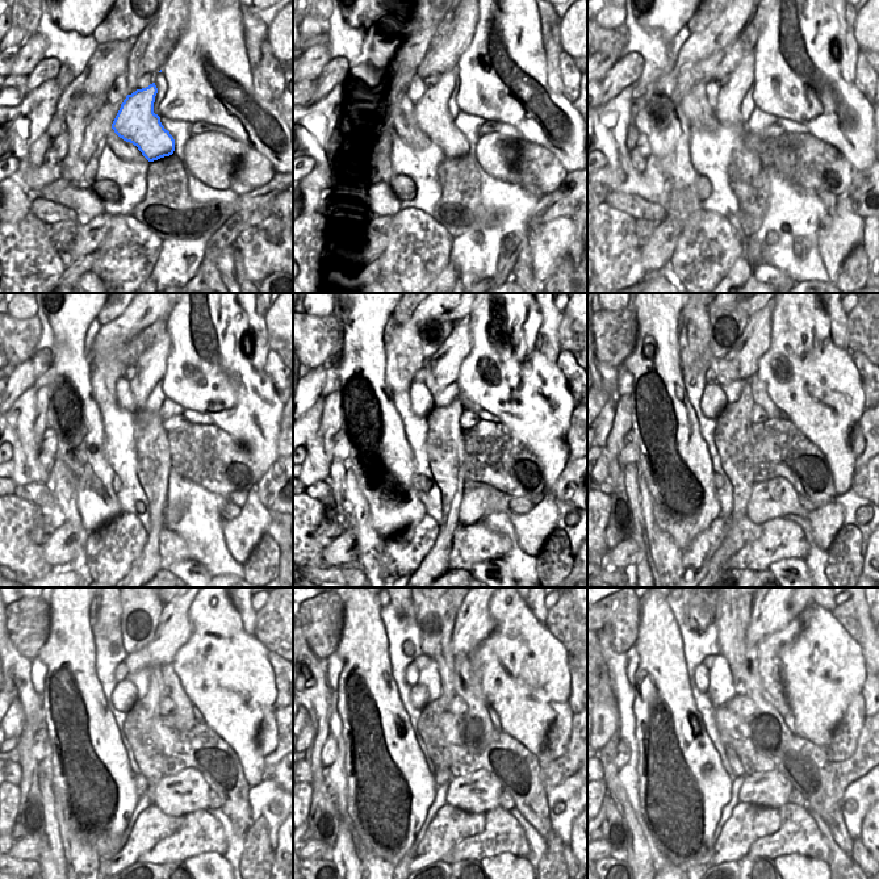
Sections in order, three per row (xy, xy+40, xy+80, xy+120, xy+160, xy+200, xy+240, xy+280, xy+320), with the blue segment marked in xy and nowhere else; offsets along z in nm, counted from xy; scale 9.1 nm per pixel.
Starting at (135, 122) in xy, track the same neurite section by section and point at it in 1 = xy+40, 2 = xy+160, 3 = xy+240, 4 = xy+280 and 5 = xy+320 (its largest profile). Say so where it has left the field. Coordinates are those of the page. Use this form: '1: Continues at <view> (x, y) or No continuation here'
1: Continues at xy+40 (431, 113)
2: Continues at xy+160 (444, 364)
3: Continues at xy+240 (175, 627)
4: Continues at xy+280 (473, 623)
5: Continues at xy+320 (770, 614)

